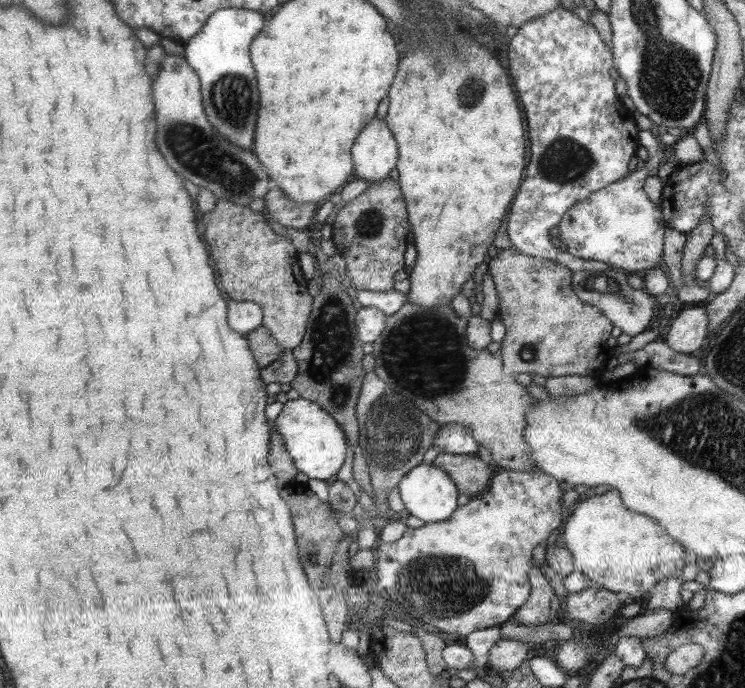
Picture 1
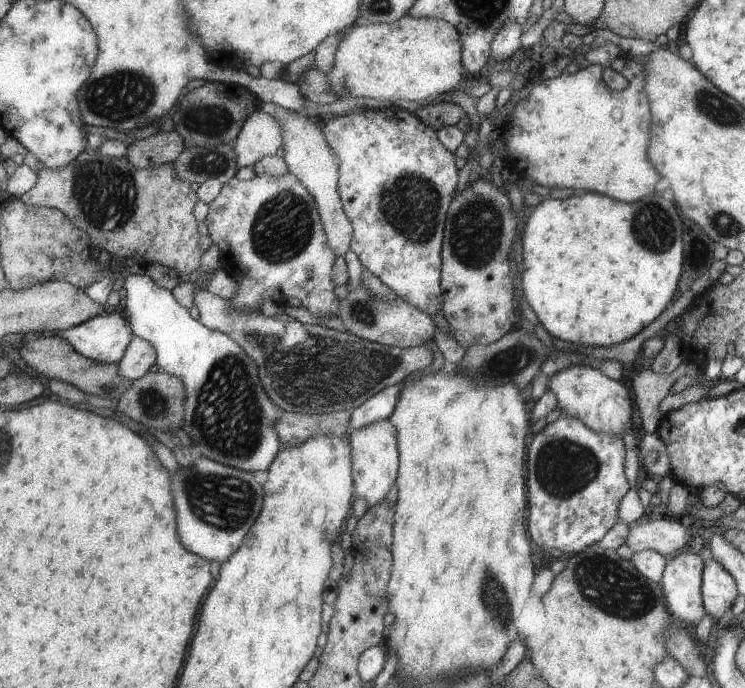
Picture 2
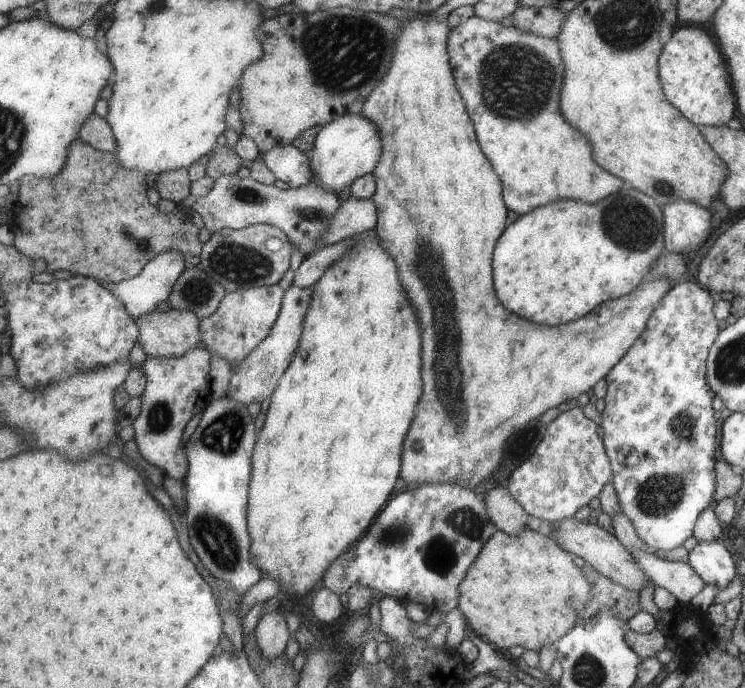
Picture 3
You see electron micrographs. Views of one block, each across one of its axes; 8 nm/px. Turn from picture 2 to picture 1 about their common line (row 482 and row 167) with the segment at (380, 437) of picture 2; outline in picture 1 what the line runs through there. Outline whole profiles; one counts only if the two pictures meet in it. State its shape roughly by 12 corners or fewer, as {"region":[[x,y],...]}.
{"region":[[374,118],[354,142],[357,178],[382,181],[399,143]]}

